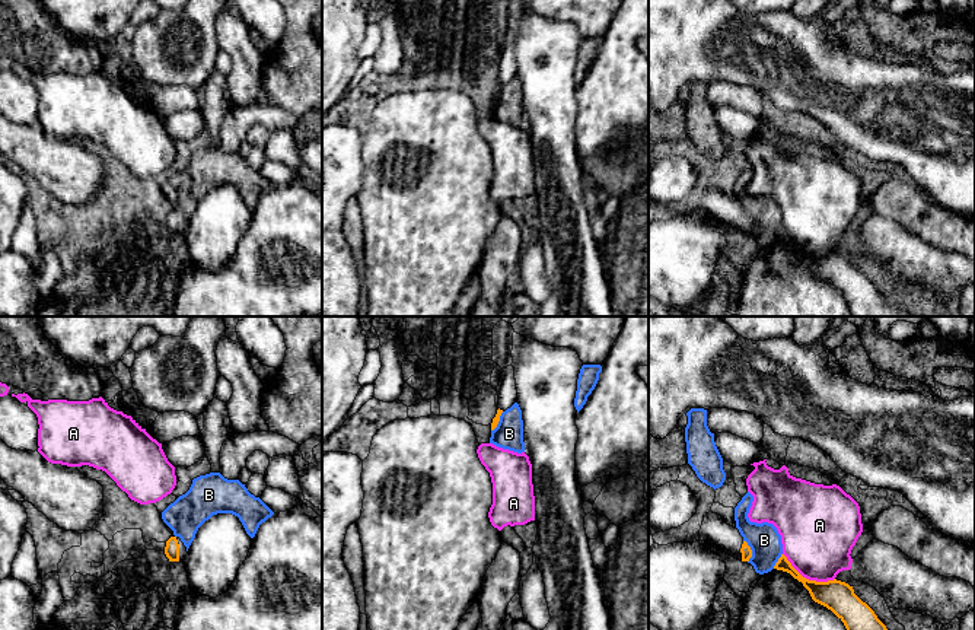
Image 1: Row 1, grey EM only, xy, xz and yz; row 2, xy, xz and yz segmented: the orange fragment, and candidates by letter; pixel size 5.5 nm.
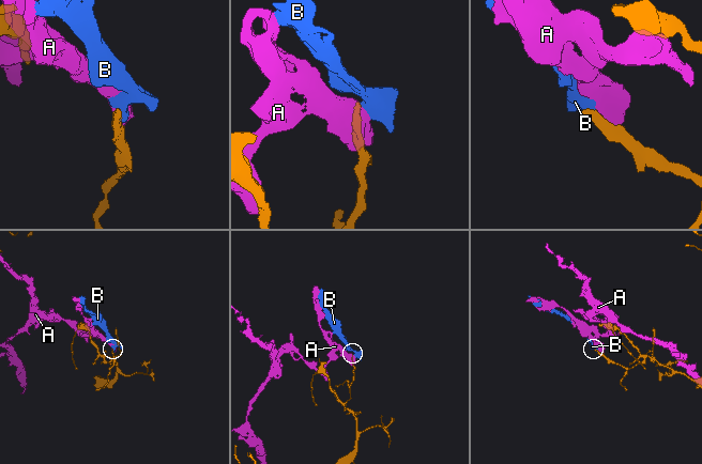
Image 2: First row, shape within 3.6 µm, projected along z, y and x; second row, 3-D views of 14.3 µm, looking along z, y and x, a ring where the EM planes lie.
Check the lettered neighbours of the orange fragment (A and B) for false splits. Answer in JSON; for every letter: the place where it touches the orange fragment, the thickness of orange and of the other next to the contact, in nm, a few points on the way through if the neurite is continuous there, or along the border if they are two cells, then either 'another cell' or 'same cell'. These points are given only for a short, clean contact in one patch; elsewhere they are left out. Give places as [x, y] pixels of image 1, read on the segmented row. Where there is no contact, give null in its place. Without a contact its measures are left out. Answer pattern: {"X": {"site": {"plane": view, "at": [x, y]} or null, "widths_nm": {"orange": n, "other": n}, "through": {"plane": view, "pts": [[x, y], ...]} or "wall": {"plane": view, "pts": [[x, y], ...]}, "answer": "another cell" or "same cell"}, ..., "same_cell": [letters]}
{"A": {"site": {"plane": "yz", "at": [808, 579]}, "widths_nm": {"orange": 170, "other": 400}, "answer": "another cell"}, "B": {"site": {"plane": "yz", "at": [751, 551]}, "widths_nm": {"orange": 60, "other": 180}, "wall": {"plane": "yz", "pts": [[744, 540], [751, 550], [748, 562]]}, "answer": "another cell"}, "same_cell": []}

